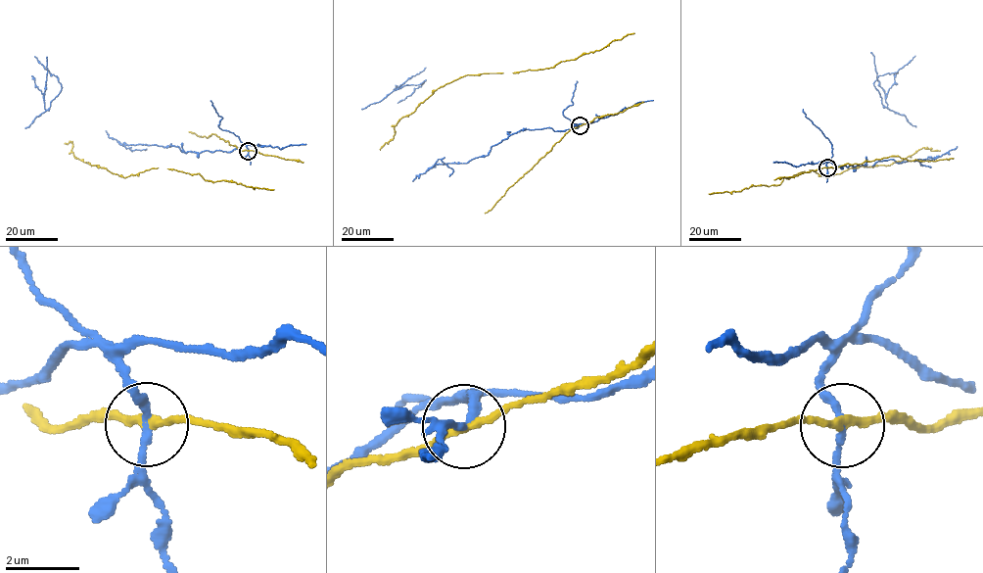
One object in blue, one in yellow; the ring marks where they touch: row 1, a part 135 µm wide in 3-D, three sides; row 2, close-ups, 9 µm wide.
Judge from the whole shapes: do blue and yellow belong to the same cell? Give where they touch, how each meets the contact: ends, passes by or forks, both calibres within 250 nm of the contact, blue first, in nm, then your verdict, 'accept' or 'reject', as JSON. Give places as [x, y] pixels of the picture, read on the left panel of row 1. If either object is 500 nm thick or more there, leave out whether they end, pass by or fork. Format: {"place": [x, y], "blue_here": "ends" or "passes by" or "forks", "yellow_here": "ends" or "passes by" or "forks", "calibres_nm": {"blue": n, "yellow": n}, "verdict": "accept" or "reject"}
{"place": [248, 151], "blue_here": "passes by", "yellow_here": "passes by", "calibres_nm": {"blue": 170, "yellow": 190}, "verdict": "reject"}

